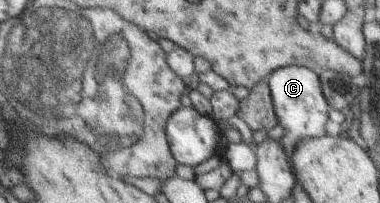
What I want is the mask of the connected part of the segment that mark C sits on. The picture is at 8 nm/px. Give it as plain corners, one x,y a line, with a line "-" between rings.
291,65
274,70
268,79
268,88
271,91
272,106
275,107
276,118
284,128
281,141
288,154
288,159
294,151
295,145
303,139
320,137
326,134
330,106
325,100
320,83
320,75
307,67

